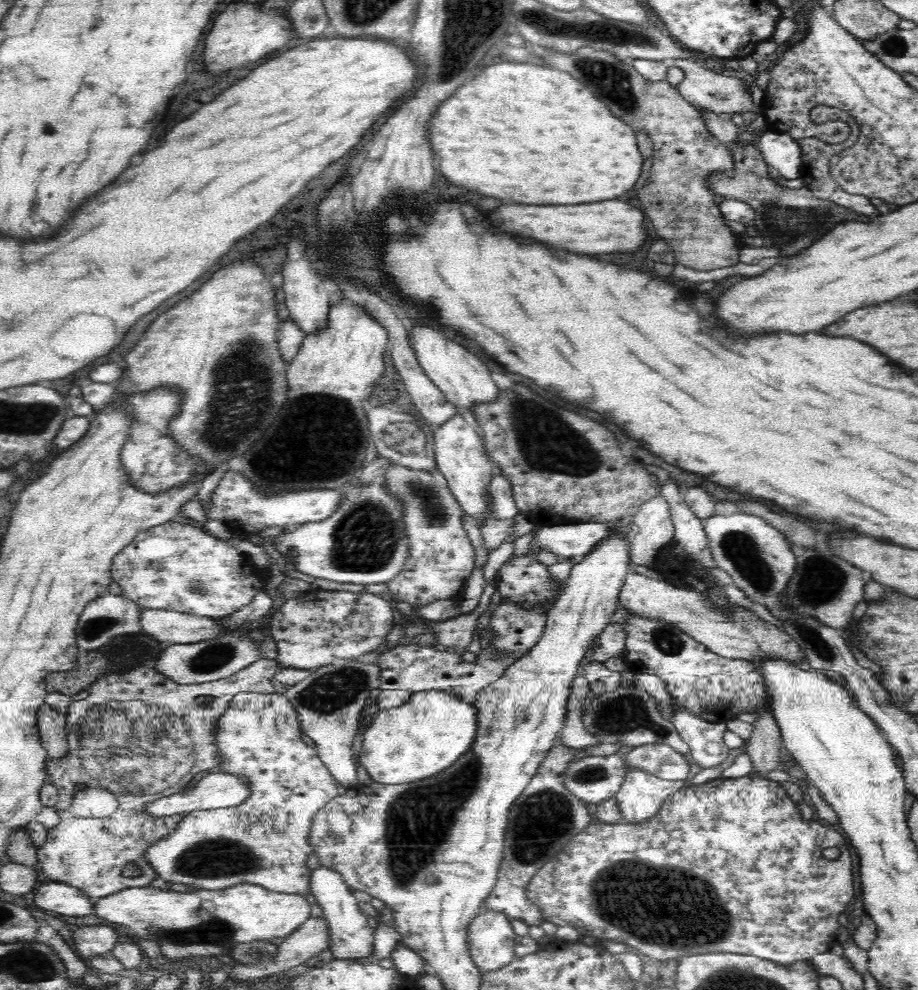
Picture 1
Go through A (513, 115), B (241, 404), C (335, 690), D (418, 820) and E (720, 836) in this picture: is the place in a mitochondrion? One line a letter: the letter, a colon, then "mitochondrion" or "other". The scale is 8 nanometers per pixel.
A: other
B: mitochondrion
C: mitochondrion
D: mitochondrion
E: other

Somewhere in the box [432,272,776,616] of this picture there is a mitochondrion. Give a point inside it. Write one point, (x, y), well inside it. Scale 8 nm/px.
(545, 441)

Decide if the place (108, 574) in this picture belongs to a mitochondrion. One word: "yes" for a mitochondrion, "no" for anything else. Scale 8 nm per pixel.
no

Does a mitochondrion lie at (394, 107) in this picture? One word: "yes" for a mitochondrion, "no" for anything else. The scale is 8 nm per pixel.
no

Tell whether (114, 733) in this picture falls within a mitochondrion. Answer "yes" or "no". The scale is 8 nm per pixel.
yes

